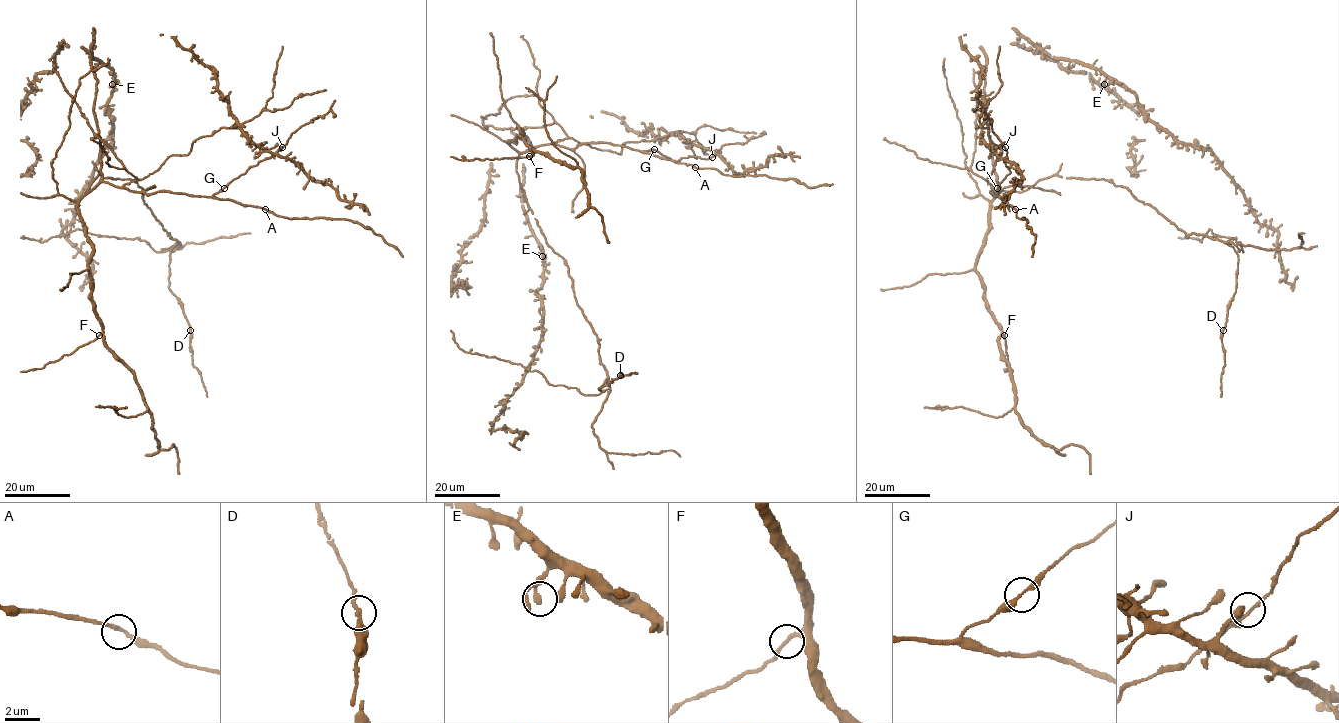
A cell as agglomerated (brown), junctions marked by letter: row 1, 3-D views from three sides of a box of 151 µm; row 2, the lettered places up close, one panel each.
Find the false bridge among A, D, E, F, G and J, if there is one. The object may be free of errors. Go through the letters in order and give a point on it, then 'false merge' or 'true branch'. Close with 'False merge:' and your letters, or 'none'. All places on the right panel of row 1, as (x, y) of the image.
A: place (1015, 209); true branch
D: place (1223, 330); true branch
E: place (1104, 84); true branch
F: place (1004, 335); true branch
G: place (997, 188); true branch
J: place (1005, 147); true branch
False merge: none

